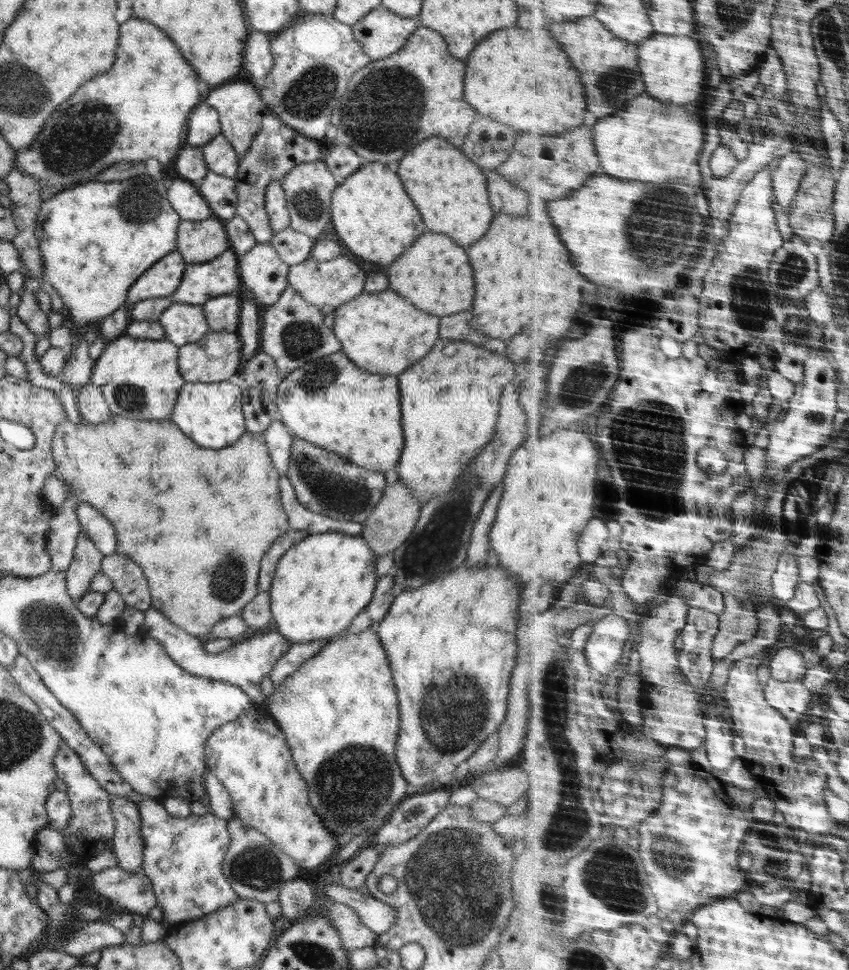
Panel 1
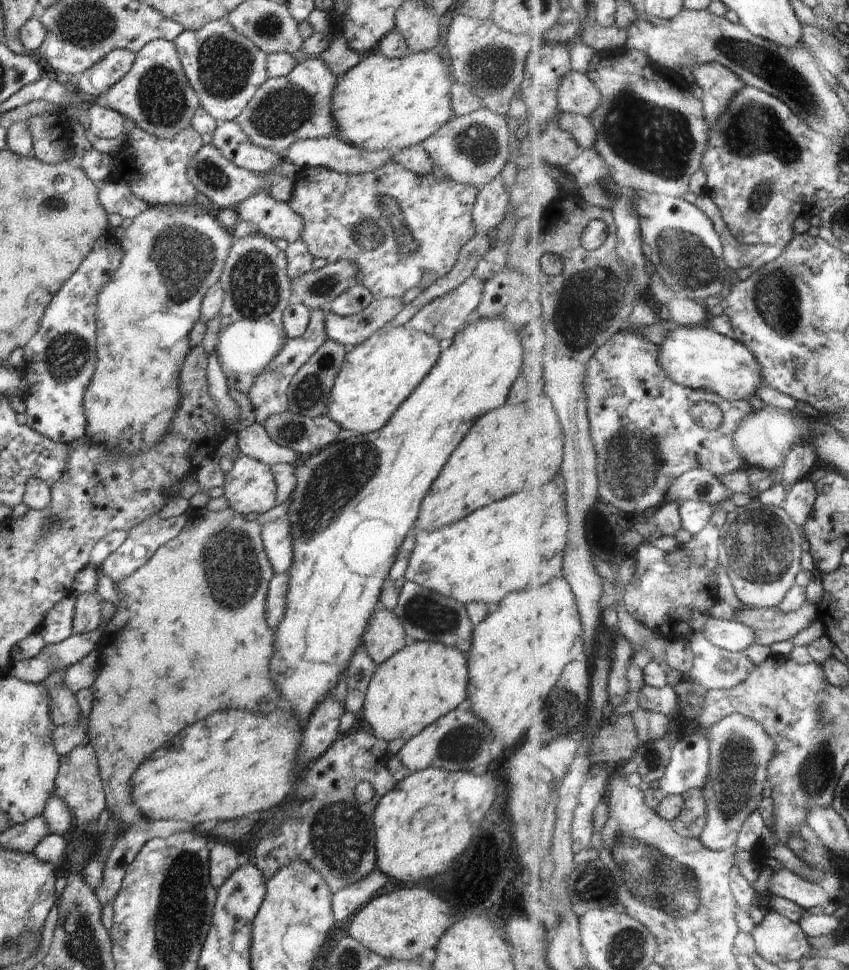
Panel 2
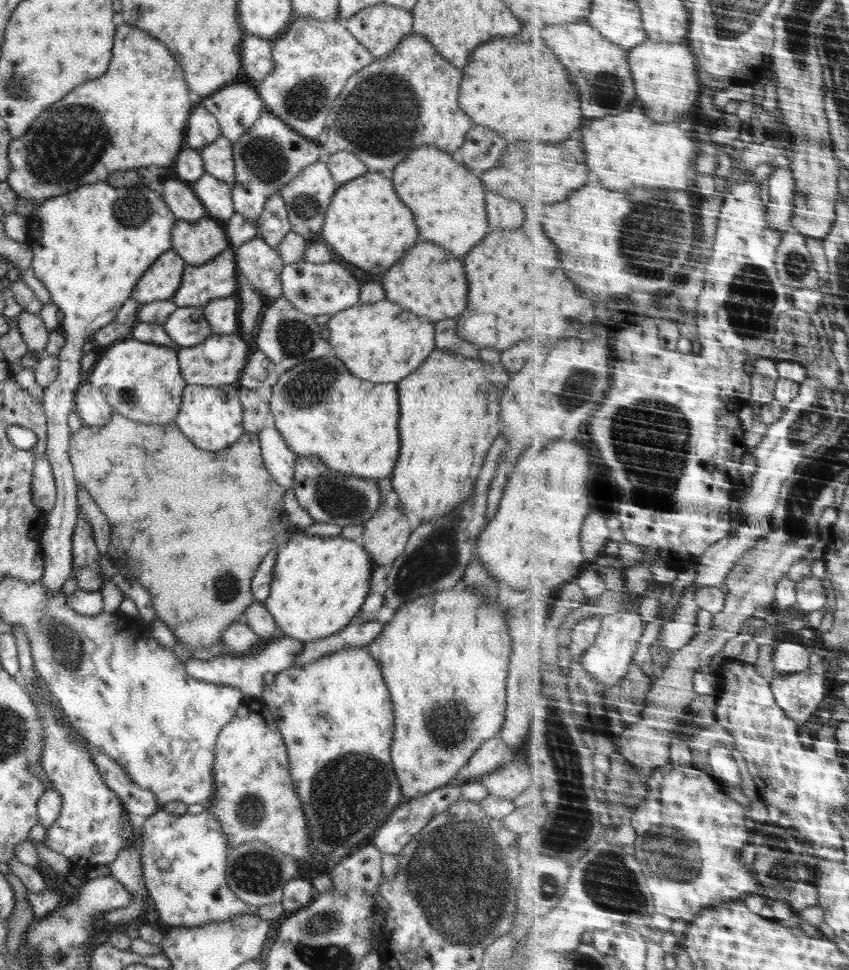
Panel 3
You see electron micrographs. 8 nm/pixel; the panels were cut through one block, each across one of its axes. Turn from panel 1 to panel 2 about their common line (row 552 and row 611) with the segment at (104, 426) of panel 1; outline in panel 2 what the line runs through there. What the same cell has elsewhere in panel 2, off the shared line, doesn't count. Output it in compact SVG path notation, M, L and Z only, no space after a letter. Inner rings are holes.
M206 508L200 510L190 509L185 514L187 521L181 528L180 534L156 550L151 556L151 560L147 560L142 568L139 568L116 585L121 594L118 610L103 628L101 632L102 640L97 648L100 656L100 670L94 684L91 684L90 688L94 701L87 720L87 738L88 742L94 747L99 760L105 803L111 814L116 816L119 816L120 808L131 803L131 776L134 774L136 767L142 764L149 756L152 756L156 748L160 748L164 742L172 740L172 736L176 736L182 728L186 728L186 726L190 726L190 724L194 724L198 720L204 720L206 716L214 714L214 712L220 712L220 710L228 710L228 708L258 710L258 706L264 700L276 700L276 702L279 702L278 706L281 705L282 701L274 683L268 676L270 656L272 656L272 650L274 650L272 648L274 632L266 624L266 614L264 614L266 608L264 608L264 604L266 604L269 582L276 573L272 570L272 565L264 552L261 539L262 527L256 520L246 521L241 514L235 513L230 508L221 512L208 511Z

